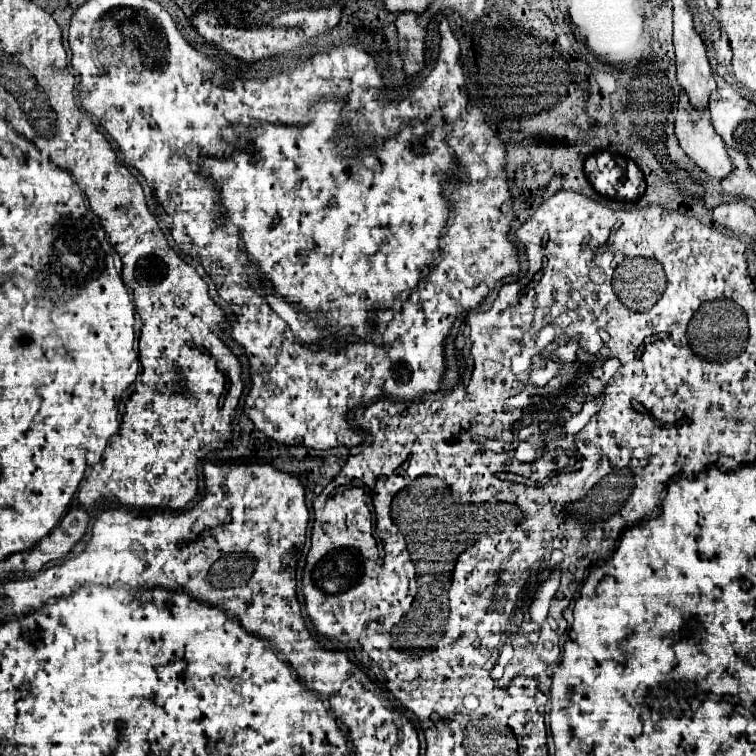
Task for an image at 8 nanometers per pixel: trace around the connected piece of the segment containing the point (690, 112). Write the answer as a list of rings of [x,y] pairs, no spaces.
[[[683,91],[679,95],[679,103],[677,103],[677,117],[675,117],[675,135],[679,139],[679,145],[683,147],[683,151],[709,175],[715,179],[725,179],[731,171],[733,171],[733,163],[727,155],[727,147],[723,143],[723,139],[715,133],[713,125],[711,125],[711,117],[709,113],[697,113],[697,109],[693,109],[693,105],[689,103],[687,93]]]

